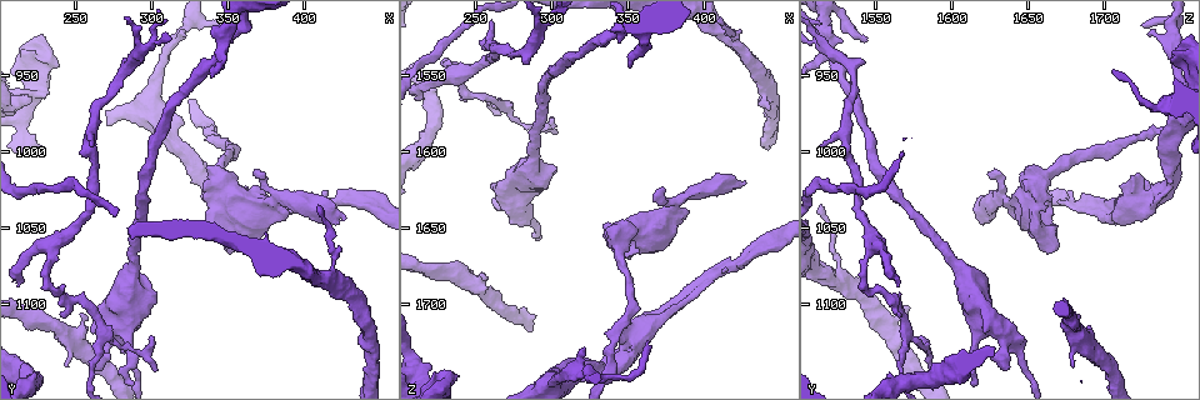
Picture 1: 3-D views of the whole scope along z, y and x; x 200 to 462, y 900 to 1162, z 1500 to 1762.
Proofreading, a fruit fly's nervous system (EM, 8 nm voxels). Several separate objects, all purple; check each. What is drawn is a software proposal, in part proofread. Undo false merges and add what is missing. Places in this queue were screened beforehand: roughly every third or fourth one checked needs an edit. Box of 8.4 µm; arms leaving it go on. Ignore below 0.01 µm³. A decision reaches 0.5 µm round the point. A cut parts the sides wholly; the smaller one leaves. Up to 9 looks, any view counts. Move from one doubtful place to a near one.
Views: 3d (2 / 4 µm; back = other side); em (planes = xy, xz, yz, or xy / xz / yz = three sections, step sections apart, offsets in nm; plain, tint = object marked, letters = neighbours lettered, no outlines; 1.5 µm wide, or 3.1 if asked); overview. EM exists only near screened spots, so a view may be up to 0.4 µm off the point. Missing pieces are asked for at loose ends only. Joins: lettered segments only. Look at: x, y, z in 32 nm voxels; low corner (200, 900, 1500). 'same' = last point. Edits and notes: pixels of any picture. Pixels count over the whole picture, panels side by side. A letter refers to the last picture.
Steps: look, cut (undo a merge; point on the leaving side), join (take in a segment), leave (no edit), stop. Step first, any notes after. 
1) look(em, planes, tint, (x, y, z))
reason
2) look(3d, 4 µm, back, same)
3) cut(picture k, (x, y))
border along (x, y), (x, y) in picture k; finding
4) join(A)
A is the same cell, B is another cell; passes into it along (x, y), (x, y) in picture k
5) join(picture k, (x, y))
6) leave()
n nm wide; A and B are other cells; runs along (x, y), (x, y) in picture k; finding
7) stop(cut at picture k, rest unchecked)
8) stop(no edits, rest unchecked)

look(3d, 4 µm, (270, 1118, 1570))
two arms in line, one across

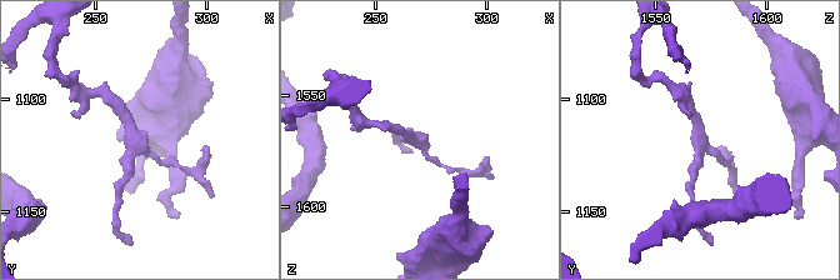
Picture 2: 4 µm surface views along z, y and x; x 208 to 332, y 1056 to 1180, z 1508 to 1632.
look(em, planes, tint, (267, 1119, 1571))
3 arms

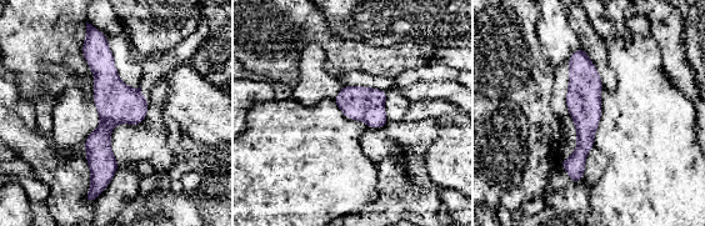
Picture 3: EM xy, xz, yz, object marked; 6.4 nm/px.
look(em, planes, letters, same)

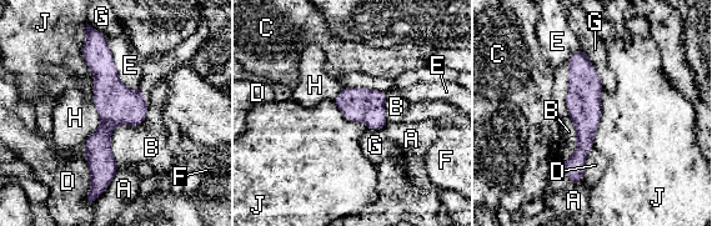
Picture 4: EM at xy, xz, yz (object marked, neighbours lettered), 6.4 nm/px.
leave()
A, B, C, D, E, F, G, H and J are other cells; runs along (95, 35), (106, 80), (100, 179) in picture 4; all the same cell

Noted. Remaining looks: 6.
look(em, planes, letters, (254, 1106, 1680))
free end

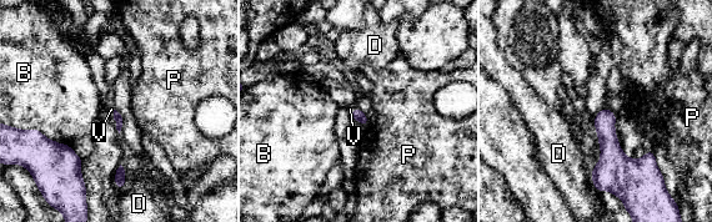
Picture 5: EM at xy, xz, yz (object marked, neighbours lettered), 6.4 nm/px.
join(picture 5, (111, 109))
V is the same cell, B, D and P are other cells; the cell continues

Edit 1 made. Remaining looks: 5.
look(overview)
redraw

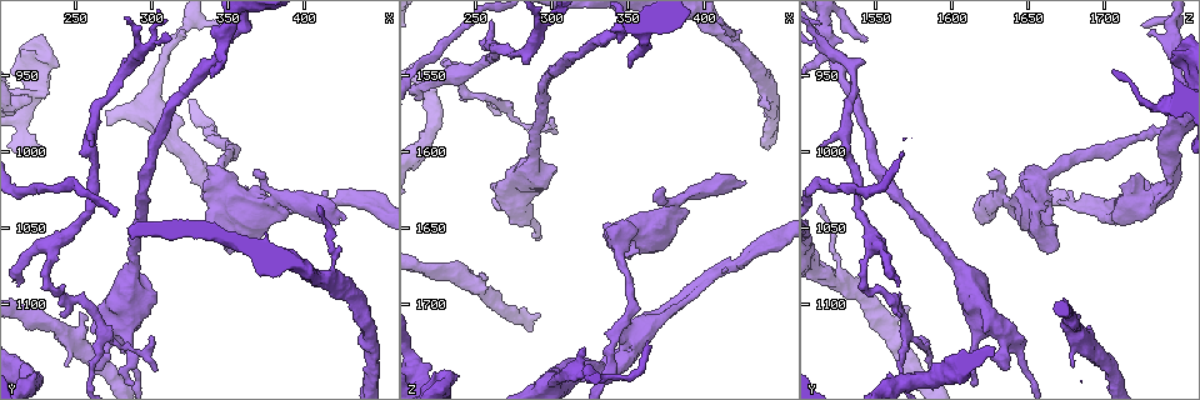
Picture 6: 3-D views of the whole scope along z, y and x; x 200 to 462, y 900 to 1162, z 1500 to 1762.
look(em, yz, step 4, tint, (288, 1078, 1608))
calibre changes

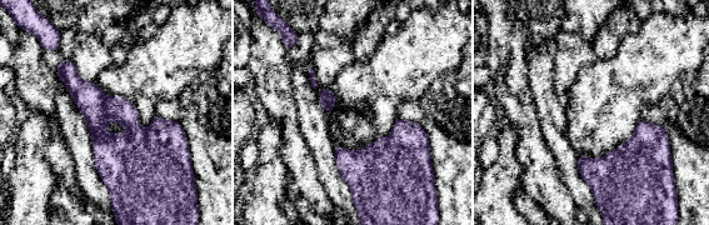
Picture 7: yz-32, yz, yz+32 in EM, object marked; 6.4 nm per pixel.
look(em, planes, letters, same)

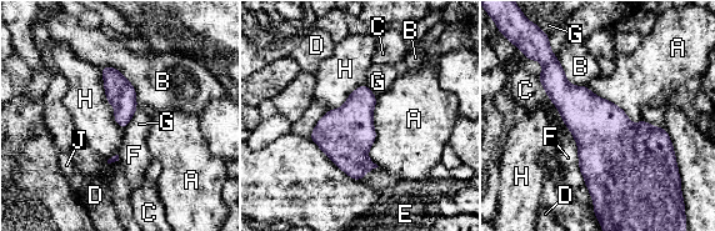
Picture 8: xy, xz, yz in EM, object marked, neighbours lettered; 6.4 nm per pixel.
leave()
F touches over 500 nm; A, B, C, D, E, F, G, H and J are other cells; border along (376, 96), (368, 156), (379, 166) in picture 8; all the same cell

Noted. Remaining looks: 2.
look(3d, 4 µm, (292, 934, 1518))
four-way junction

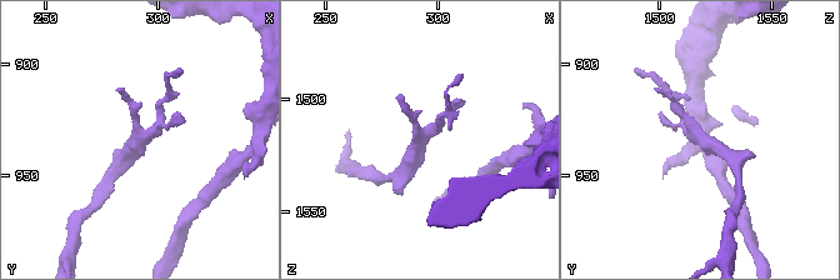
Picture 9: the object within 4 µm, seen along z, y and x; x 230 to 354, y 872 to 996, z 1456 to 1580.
look(em, xz, step 8, letters, (291, 934, 1519))
now the EM

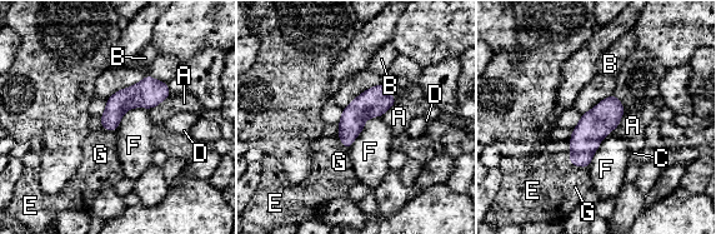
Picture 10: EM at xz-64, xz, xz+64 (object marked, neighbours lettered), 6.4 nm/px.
leave()
A, B, C, D, E, F and G are other cells; border along (380, 115), (365, 122), (350, 149) in picture 10; one cell here

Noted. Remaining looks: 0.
stop(join at picture 5, rest unchecked)

